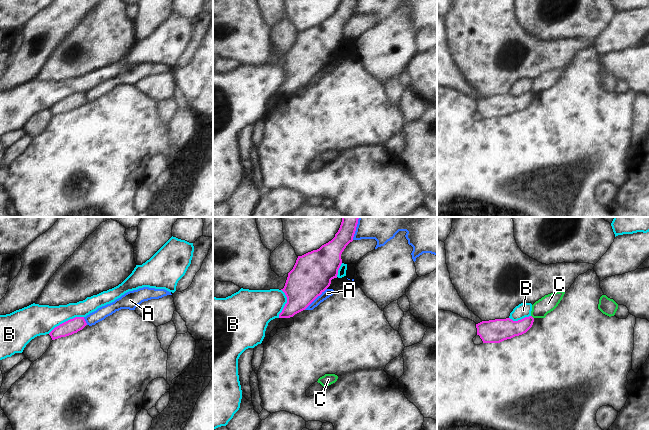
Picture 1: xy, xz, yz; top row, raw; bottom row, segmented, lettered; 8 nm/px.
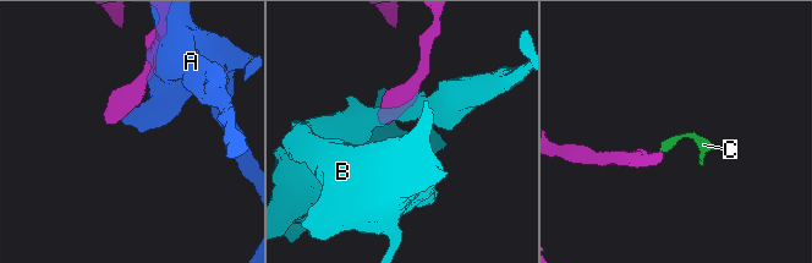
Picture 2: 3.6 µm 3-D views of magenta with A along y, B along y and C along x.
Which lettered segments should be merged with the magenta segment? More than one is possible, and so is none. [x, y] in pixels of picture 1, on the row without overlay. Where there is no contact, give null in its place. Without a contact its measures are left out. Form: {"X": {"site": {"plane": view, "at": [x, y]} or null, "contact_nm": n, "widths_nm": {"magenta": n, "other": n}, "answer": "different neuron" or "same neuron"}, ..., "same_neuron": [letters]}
{"A": {"site": {"plane": "xz", "at": [315, 74]}, "contact_nm": 260, "widths_nm": {"magenta": 320, "other": 70}, "answer": "different neuron"}, "B": {"site": {"plane": "xy", "at": [66, 97]}, "contact_nm": 320, "widths_nm": {"magenta": 120, "other": 260}, "answer": "different neuron"}, "C": {"site": {"plane": "yz", "at": [532, 93]}, "contact_nm": 40, "widths_nm": {"magenta": 170, "other": 140}, "answer": "different neuron"}, "same_neuron": []}

